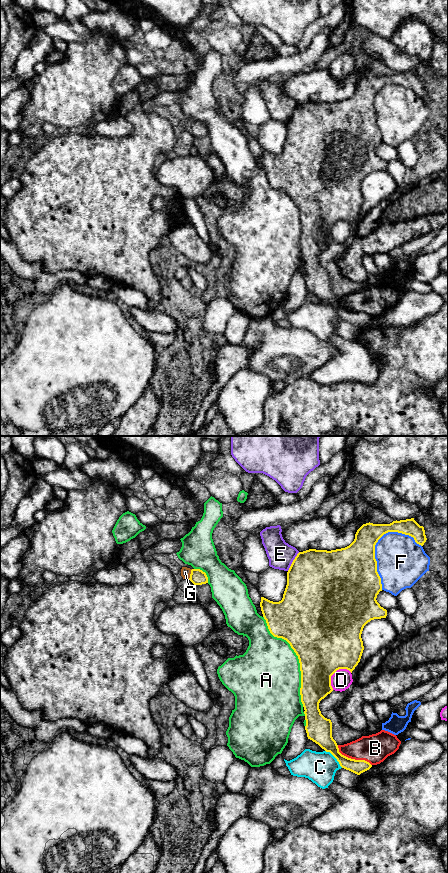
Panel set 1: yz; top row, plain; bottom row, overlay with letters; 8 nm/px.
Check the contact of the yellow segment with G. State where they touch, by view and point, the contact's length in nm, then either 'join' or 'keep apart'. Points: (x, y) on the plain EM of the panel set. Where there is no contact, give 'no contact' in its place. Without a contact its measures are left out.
yz (190, 126) | 90 nm | join

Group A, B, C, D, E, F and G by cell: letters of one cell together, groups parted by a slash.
A / B / C / D / E / F / G

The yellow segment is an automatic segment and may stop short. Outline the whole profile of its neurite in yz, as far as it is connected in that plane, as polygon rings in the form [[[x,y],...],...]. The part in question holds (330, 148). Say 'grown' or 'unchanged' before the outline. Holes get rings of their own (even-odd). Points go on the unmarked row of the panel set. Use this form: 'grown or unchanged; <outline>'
unchanged; [[[414,70],[393,73],[390,76],[363,76],[356,84],[354,93],[347,99],[336,102],[309,101],[299,104],[287,124],[287,137],[283,150],[279,154],[261,149],[260,159],[270,185],[286,192],[298,208],[301,223],[301,254],[306,272],[305,282],[308,291],[318,296],[326,304],[330,304],[340,318],[357,327],[369,322],[372,317],[365,312],[355,312],[342,307],[332,289],[332,274],[325,270],[319,261],[319,255],[333,243],[331,228],[339,221],[347,221],[351,225],[360,214],[364,198],[361,186],[364,178],[374,171],[386,170],[387,162],[380,158],[376,150],[382,143],[381,130],[377,124],[375,97],[388,84],[409,87],[421,98],[427,90],[423,78]]]

